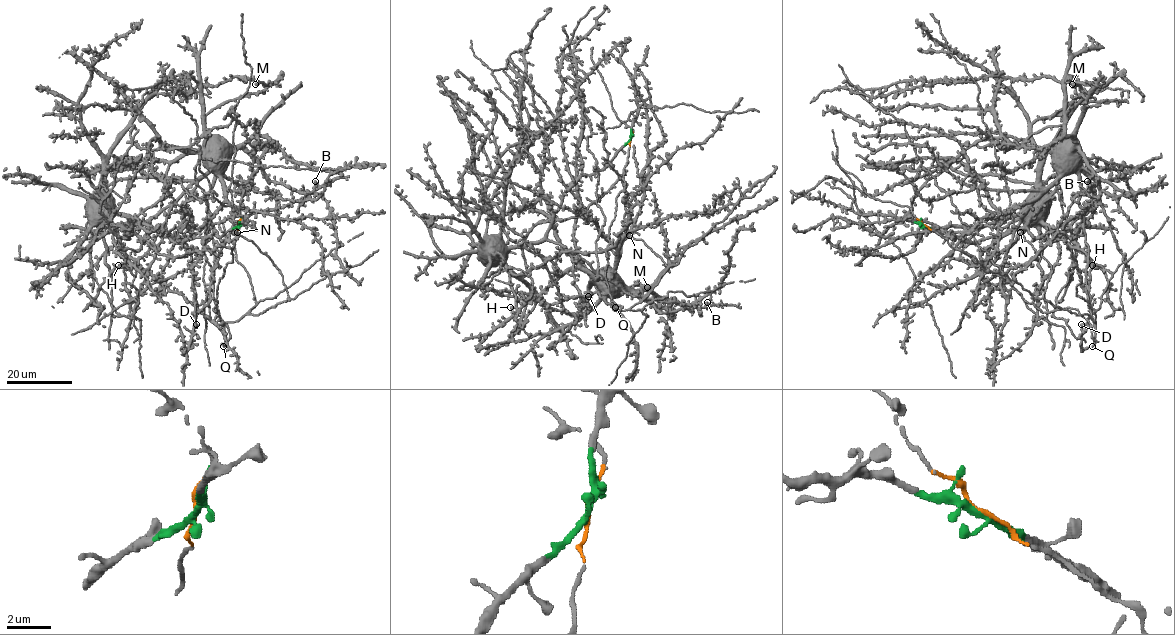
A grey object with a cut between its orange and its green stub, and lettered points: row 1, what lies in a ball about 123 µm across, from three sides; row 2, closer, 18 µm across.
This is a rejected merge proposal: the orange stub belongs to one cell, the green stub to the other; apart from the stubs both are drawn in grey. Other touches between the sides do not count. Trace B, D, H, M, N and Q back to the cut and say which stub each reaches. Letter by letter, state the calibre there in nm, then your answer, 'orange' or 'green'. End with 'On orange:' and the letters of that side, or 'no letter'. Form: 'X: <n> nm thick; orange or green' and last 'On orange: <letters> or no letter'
B: 320 nm thick; green
D: 480 nm thick; green
H: 340 nm thick; green
M: 400 nm thick; green
N: 220 nm thick; orange
Q: 280 nm thick; orange
On orange: N, Q

